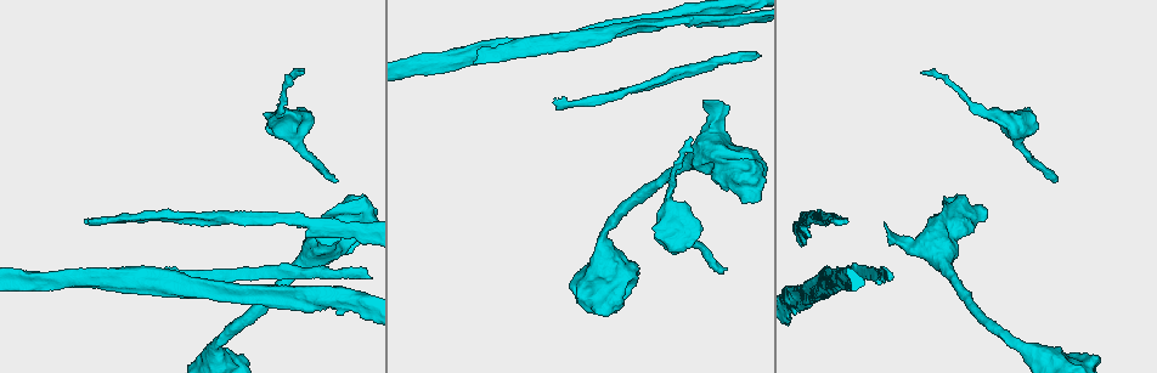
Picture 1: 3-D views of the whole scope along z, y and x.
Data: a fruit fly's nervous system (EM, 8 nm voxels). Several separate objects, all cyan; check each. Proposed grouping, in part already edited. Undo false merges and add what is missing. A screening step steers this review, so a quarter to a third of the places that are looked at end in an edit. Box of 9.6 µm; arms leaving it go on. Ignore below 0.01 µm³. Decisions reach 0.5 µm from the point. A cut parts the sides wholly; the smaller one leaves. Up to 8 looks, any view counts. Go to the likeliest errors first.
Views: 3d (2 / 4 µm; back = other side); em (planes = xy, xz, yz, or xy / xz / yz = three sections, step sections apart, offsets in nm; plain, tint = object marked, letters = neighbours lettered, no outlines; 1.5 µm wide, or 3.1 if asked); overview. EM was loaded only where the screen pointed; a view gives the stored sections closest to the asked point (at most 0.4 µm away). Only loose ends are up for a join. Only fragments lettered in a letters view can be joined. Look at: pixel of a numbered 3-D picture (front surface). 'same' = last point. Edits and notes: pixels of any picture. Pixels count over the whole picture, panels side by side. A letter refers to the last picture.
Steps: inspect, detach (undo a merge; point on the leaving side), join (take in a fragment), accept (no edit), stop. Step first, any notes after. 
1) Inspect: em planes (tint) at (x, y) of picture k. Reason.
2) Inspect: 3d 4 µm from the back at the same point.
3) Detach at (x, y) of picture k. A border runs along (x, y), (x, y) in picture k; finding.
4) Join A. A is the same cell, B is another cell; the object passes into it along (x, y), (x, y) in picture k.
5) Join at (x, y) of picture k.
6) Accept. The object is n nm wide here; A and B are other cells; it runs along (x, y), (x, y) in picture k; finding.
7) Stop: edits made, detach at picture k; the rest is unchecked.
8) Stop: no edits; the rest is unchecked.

Inspect: em planes (letters) at (335, 182) of picture 1. Branch stops here.

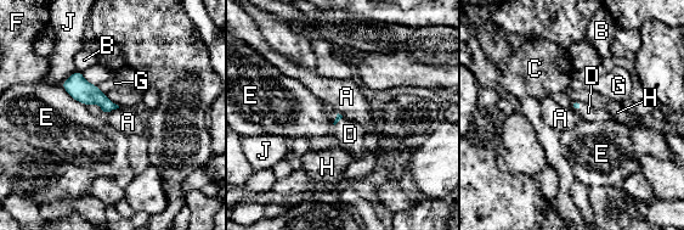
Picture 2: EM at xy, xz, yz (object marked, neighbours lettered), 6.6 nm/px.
Join D. The longest contact is with E, 220 nm; D is the same cell, A, B, C, E, F, G, H and J are other cells; the cell continues.

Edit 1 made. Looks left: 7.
Inspect: em yz step 4 (letters) at (708, 103) of picture 1. An open end.

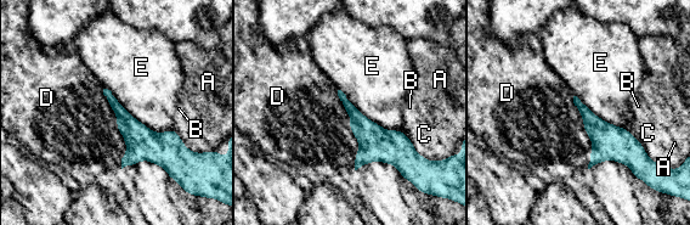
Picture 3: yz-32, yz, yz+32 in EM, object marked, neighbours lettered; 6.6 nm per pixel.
Join D. The longest contact is with D, 550 nm; D is the same cell, A, B, C and E are other cells; it goes on there.

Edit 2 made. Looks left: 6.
Inspect: em xy step 4 (letters) at (86, 222) of picture 1. Free end.

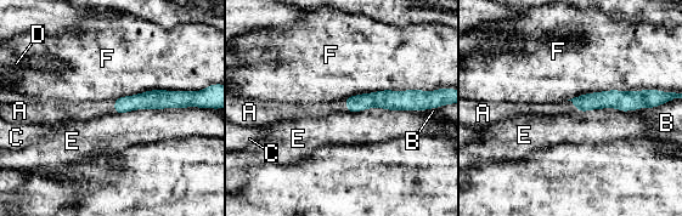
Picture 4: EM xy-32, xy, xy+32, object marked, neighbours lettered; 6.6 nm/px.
Join A. A is the same cell, B, C, D, E and F are other cells; the cell continues.

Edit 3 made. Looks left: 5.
Stop: edits made, join at picture 2, join at picture 3, join at picture 4; the rest is unchecked.

